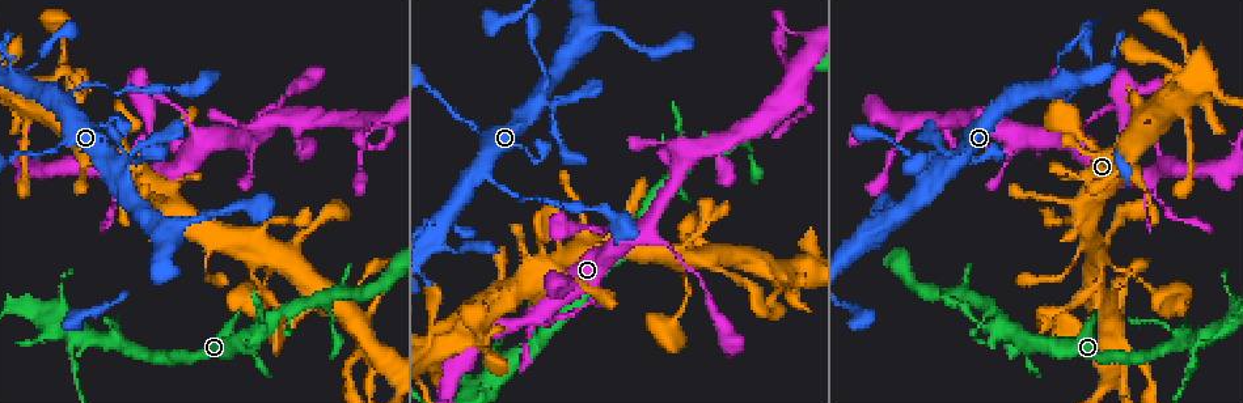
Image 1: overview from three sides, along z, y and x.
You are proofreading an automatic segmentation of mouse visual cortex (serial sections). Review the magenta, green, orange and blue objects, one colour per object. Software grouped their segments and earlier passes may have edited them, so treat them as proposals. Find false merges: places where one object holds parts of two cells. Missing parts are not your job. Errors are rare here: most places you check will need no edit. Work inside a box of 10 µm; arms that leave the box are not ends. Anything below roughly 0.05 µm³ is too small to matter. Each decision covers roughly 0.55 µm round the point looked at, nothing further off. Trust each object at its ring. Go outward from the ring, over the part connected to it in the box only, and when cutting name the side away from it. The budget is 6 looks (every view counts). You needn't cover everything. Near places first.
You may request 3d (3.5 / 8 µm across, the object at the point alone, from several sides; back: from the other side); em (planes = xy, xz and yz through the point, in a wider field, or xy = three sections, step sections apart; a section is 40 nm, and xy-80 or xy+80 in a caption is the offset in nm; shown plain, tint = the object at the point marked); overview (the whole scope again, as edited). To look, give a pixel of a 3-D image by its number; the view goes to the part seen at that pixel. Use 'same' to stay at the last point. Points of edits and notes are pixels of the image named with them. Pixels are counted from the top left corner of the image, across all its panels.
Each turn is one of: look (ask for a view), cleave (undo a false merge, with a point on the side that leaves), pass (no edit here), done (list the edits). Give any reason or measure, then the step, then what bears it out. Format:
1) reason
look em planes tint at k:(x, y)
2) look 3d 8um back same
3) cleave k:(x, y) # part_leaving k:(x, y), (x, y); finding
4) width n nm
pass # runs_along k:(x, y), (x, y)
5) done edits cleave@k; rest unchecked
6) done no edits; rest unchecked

thin neck
look 3d 3.5um at 1:(148, 131)

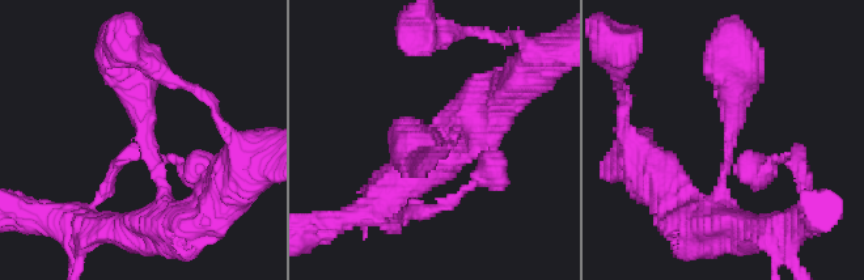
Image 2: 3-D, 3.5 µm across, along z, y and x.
arm_widths 350, 400 nm
look em planes tint at 2:(150, 151)

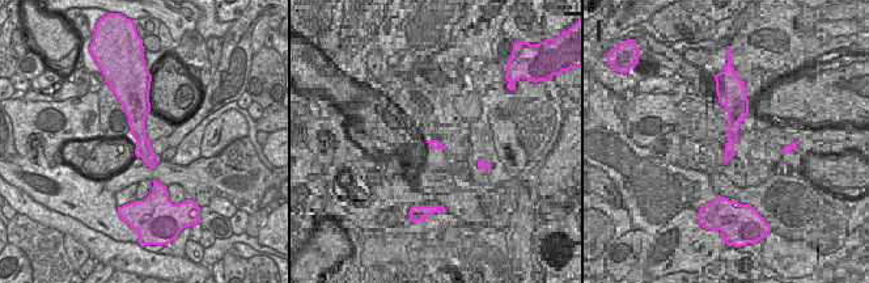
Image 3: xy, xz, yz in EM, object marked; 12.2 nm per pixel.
pass # runs_along 3:(139, 102), (139, 135), (152, 164); all the same cell

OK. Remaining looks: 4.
calibre changes
look 3d 8um at 1:(476, 327)

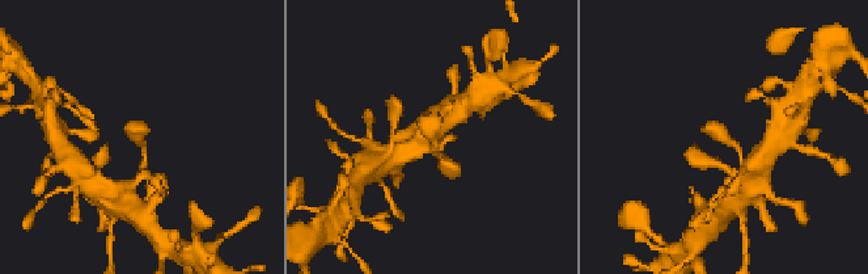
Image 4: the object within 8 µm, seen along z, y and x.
need the tissue
look em xy step 1 tint same

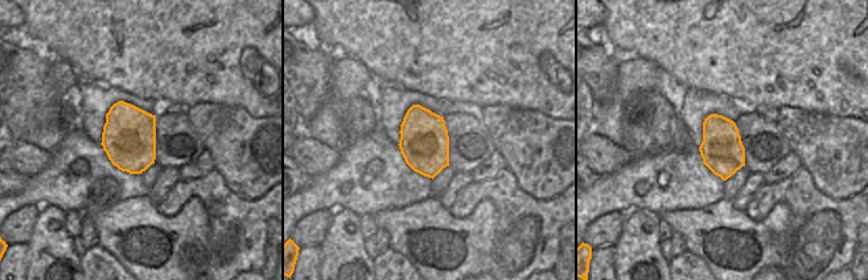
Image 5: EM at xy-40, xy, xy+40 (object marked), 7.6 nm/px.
pass # runs_along 4:(741, 169), (736, 146), (702, 126); all the same cell

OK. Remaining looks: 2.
look 3d 3.5um at 1:(676, 149)

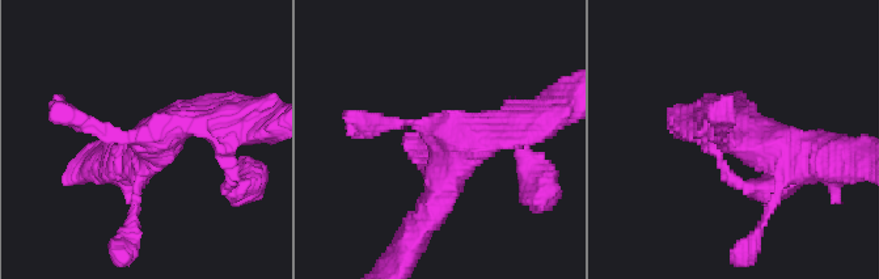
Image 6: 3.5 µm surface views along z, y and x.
now the EM
look em xy step 2 tint at 6:(729, 137)

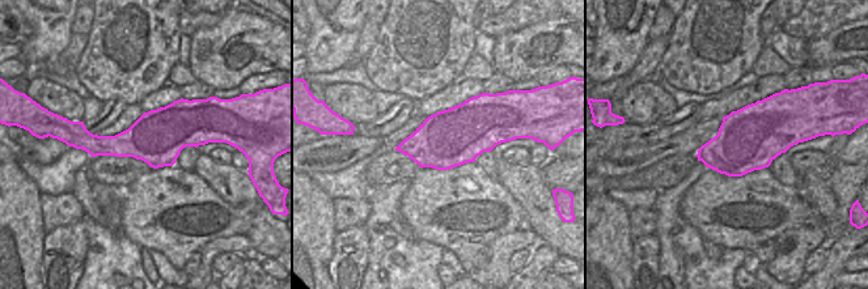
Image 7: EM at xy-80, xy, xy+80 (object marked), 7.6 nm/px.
pass # all the same cell

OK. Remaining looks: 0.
done no edits; rest unchecked

